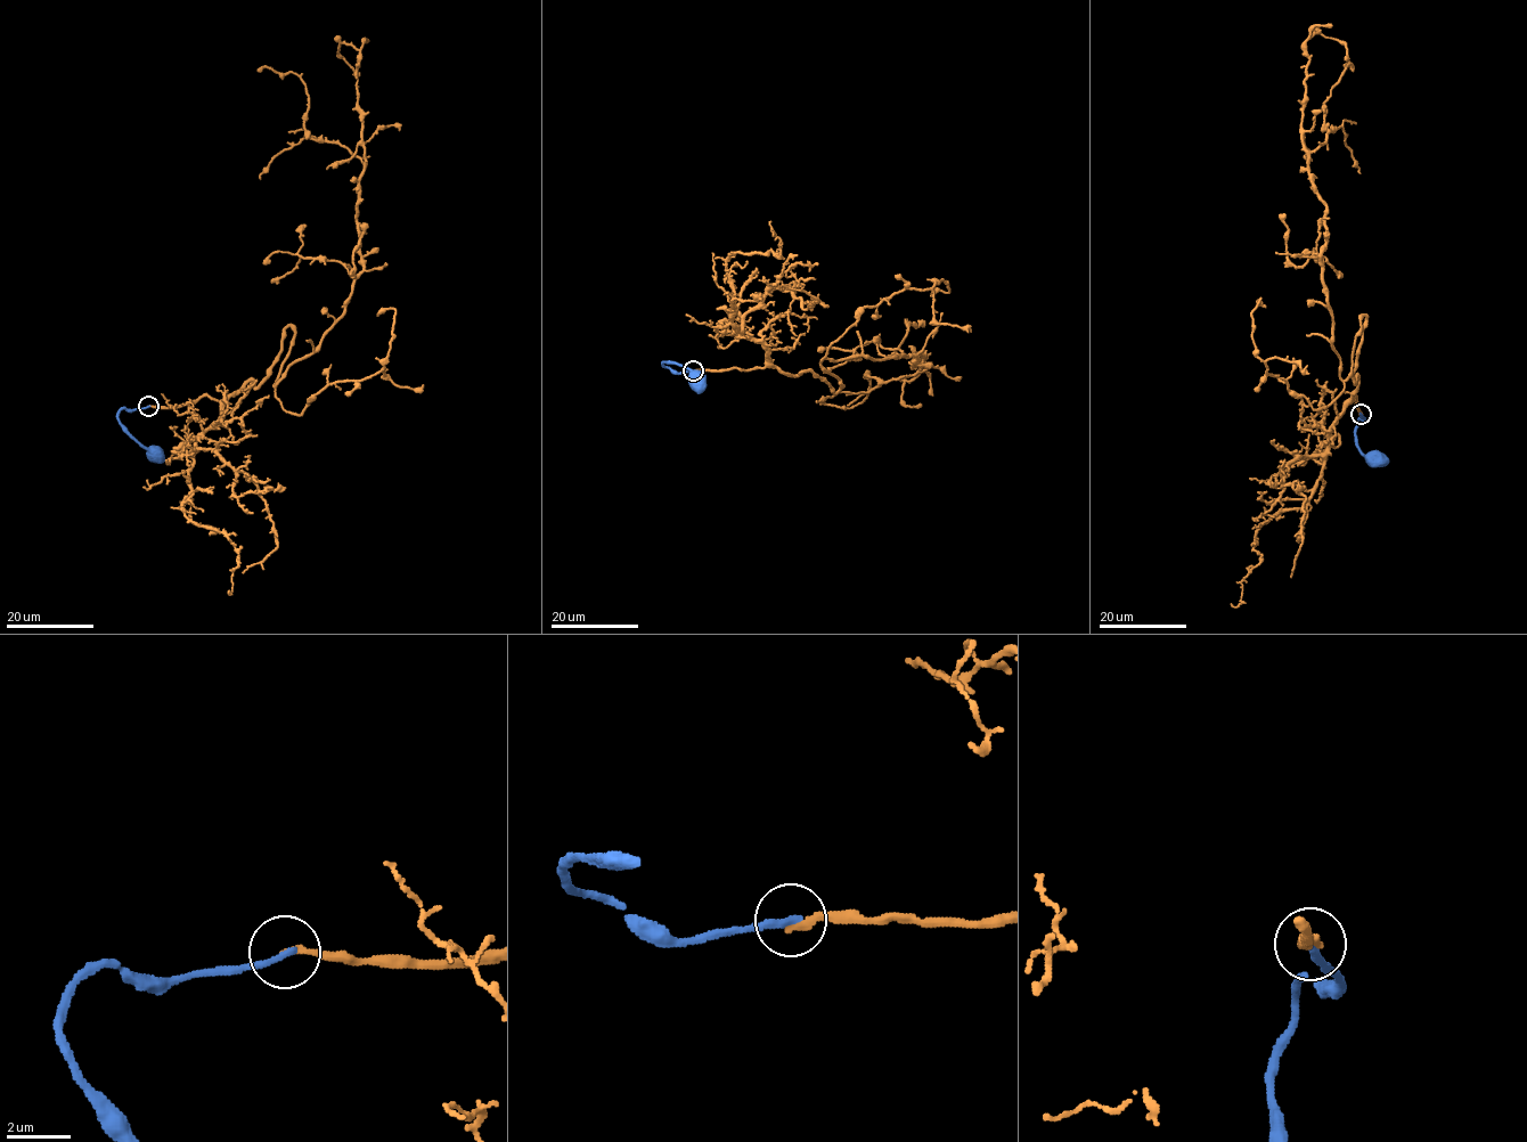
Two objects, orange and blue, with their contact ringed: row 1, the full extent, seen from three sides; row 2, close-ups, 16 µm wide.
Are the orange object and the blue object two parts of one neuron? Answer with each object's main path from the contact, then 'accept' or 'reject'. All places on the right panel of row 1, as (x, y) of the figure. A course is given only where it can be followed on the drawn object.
course orange (1361, 414), (1366, 319), (1345, 380), (1322, 283), (1327, 204), (1308, 172), (1347, 66); course blue (1360, 414), (1364, 419), (1358, 419), (1354, 440), (1365, 455), (1376, 458); reject

